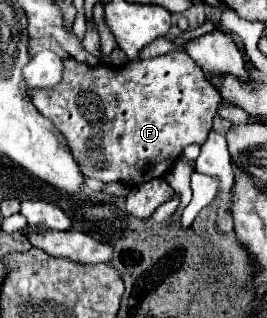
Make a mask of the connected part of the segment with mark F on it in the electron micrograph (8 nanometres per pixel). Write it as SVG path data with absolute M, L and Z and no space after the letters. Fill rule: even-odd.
M179 50L143 62L127 62L117 68L105 64L89 68L87 64L81 64L69 56L65 58L61 84L57 84L57 88L39 88L29 96L33 106L45 118L49 118L65 136L71 154L85 176L103 182L117 180L127 186L137 186L153 178L163 178L185 146L201 146L207 140L213 116L217 112L217 104L221 102L221 96L205 80L201 68L197 68L197 64L187 52Z

